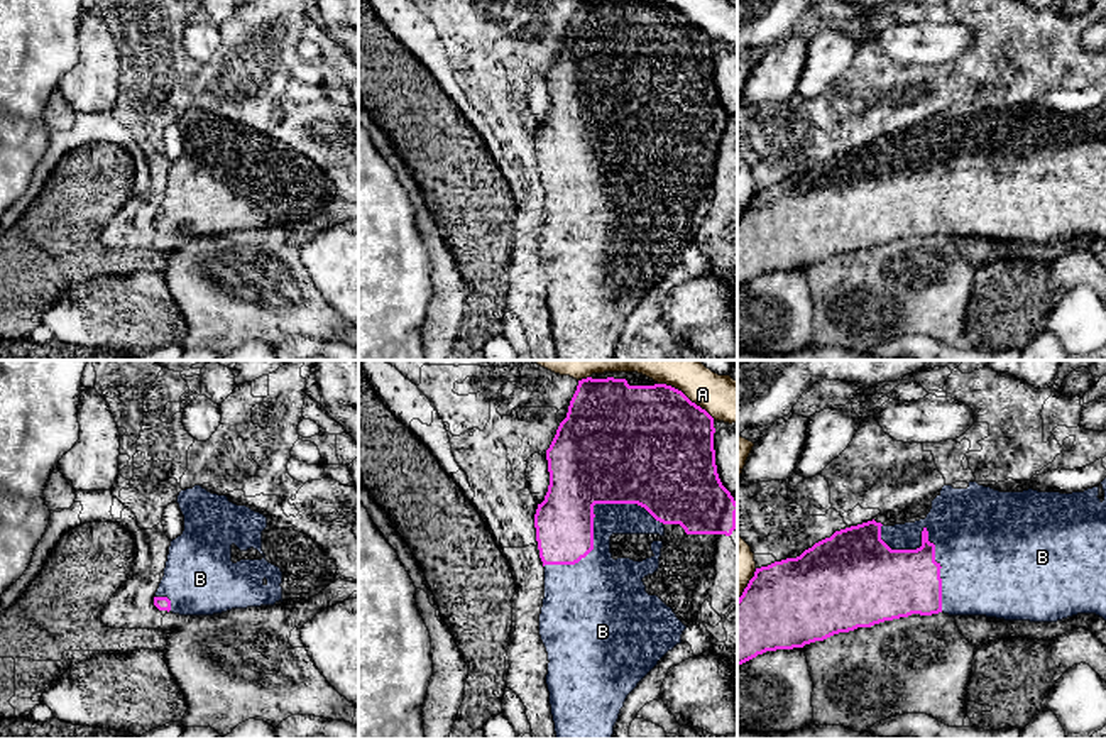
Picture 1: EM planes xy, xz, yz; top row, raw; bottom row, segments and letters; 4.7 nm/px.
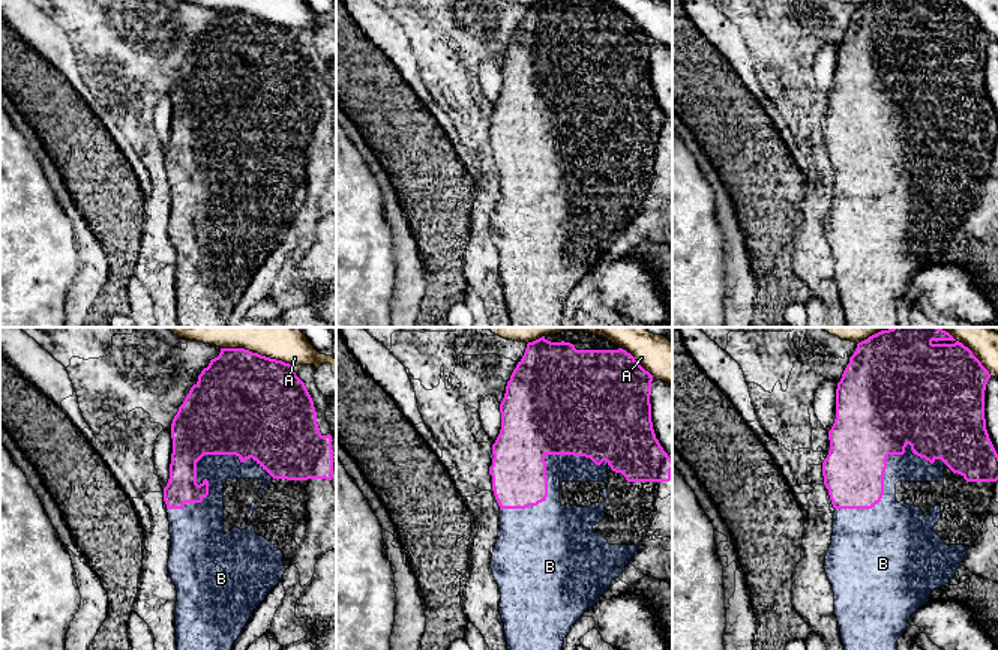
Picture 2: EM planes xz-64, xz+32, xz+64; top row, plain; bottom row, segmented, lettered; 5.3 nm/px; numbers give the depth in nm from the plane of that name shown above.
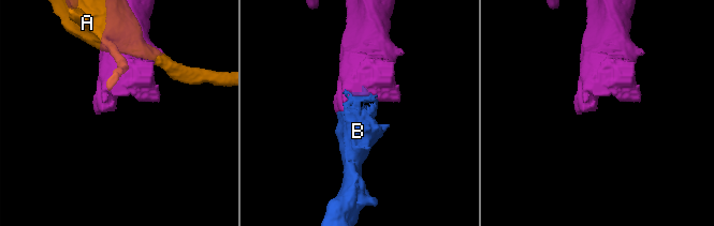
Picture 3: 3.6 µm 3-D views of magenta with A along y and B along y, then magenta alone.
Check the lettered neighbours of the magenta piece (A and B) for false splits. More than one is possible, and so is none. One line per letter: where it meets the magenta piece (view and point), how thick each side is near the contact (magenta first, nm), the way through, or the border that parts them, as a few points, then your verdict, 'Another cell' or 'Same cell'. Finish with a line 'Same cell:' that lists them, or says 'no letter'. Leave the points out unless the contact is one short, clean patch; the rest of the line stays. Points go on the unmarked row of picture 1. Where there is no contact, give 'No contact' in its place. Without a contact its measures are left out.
A: Touches magenta at xz (685, 17). Thickness 500 nm (magenta) against 200 nm. Another cell
B: Touches magenta at xz (594, 137). Thickness 380 nm (magenta) against 170 nm. Same cell
Same cell: B

